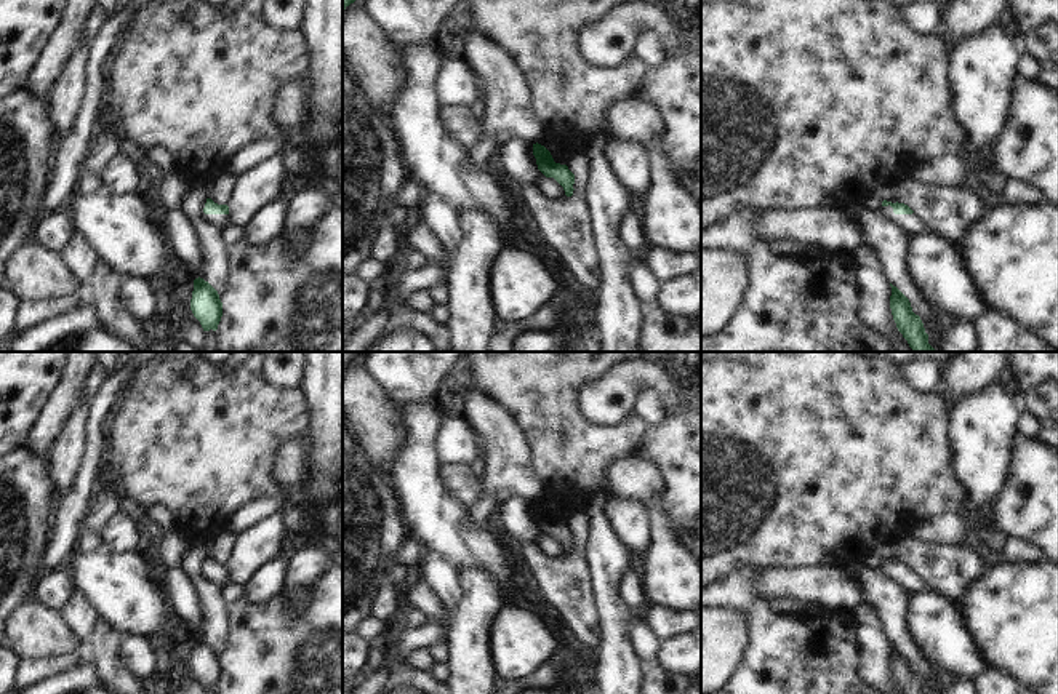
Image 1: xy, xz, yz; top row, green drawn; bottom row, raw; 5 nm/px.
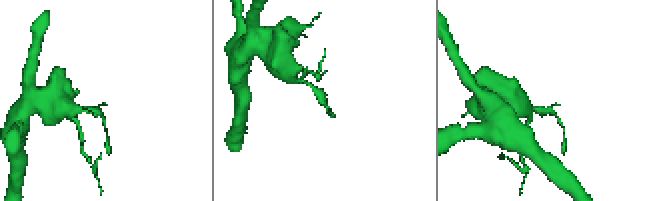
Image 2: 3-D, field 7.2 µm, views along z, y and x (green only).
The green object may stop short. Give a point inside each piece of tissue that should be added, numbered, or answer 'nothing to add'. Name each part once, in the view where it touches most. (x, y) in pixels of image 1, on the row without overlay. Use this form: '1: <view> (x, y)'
1: xy (199, 560).

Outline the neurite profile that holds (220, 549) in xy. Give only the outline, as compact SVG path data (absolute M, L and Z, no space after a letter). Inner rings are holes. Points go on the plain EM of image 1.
M230 528L222 529L214 539L211 539L198 553L211 556L218 563L227 563L232 555L232 550L238 540L238 534Z

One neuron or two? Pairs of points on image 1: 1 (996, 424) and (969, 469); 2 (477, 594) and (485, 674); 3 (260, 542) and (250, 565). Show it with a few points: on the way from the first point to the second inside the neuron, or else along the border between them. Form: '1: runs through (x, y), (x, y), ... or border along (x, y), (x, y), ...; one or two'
1: runs through (985, 435), (981, 438), (980, 458); one
2: runs through (477, 613), (477, 654); one
3: runs through (255, 547), (250, 560); one

